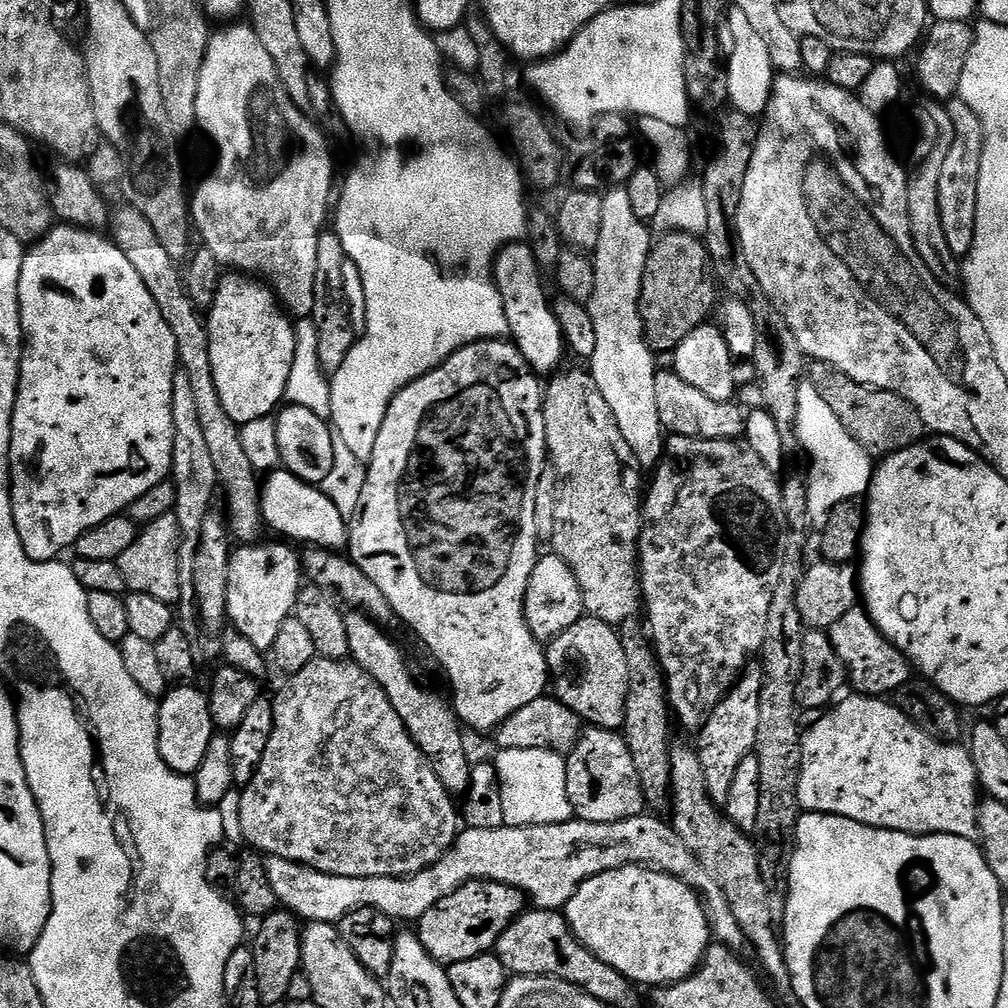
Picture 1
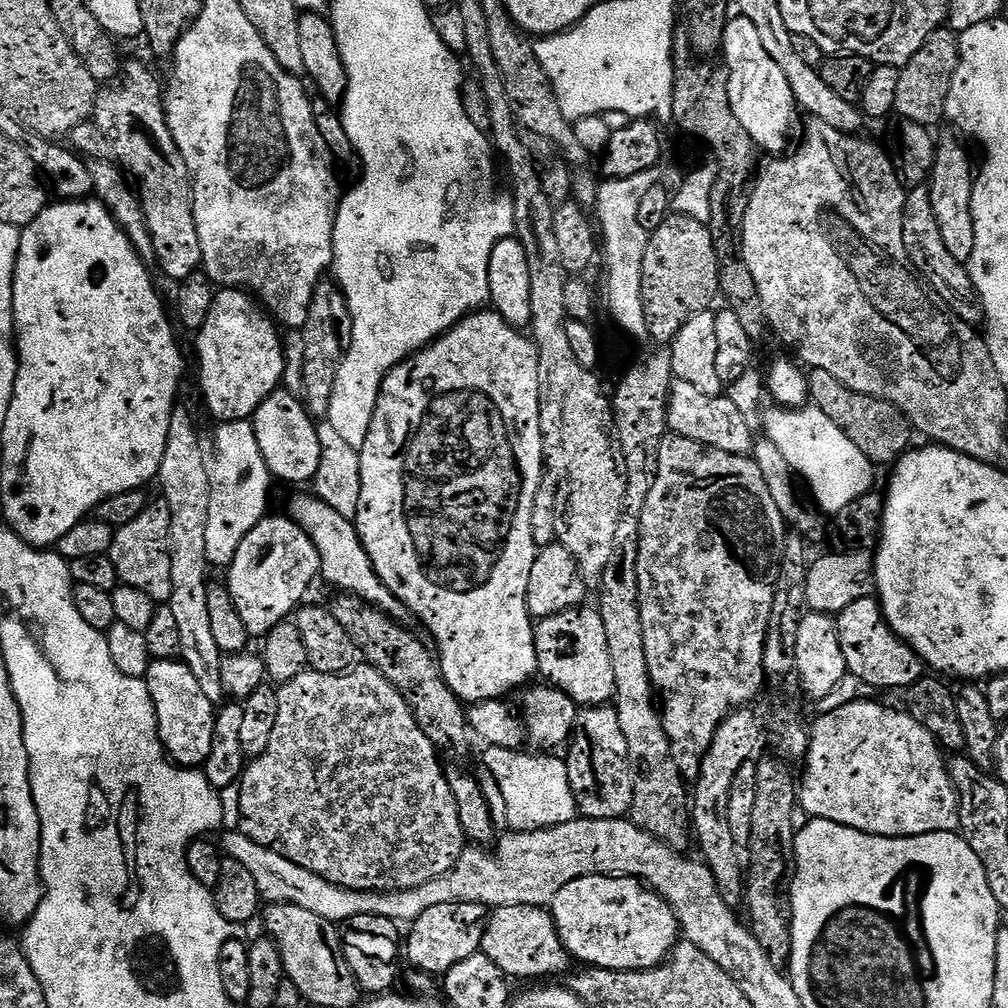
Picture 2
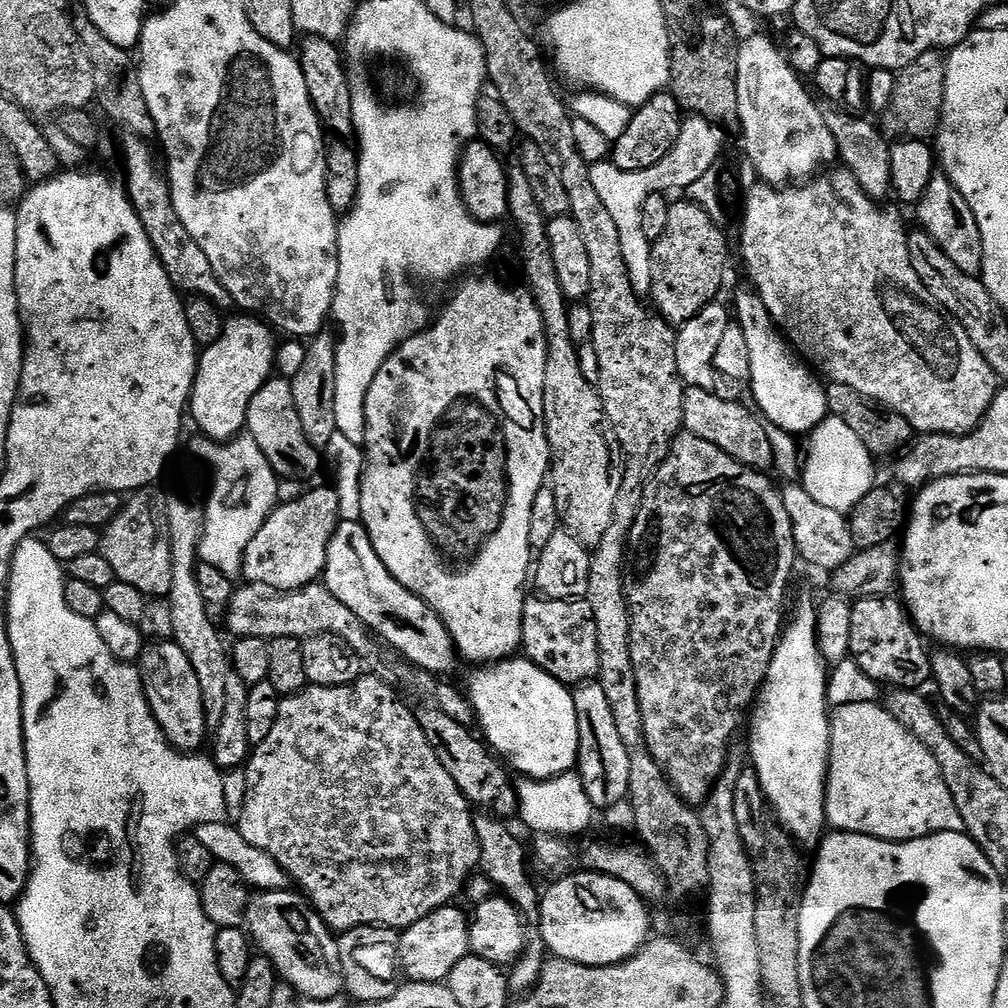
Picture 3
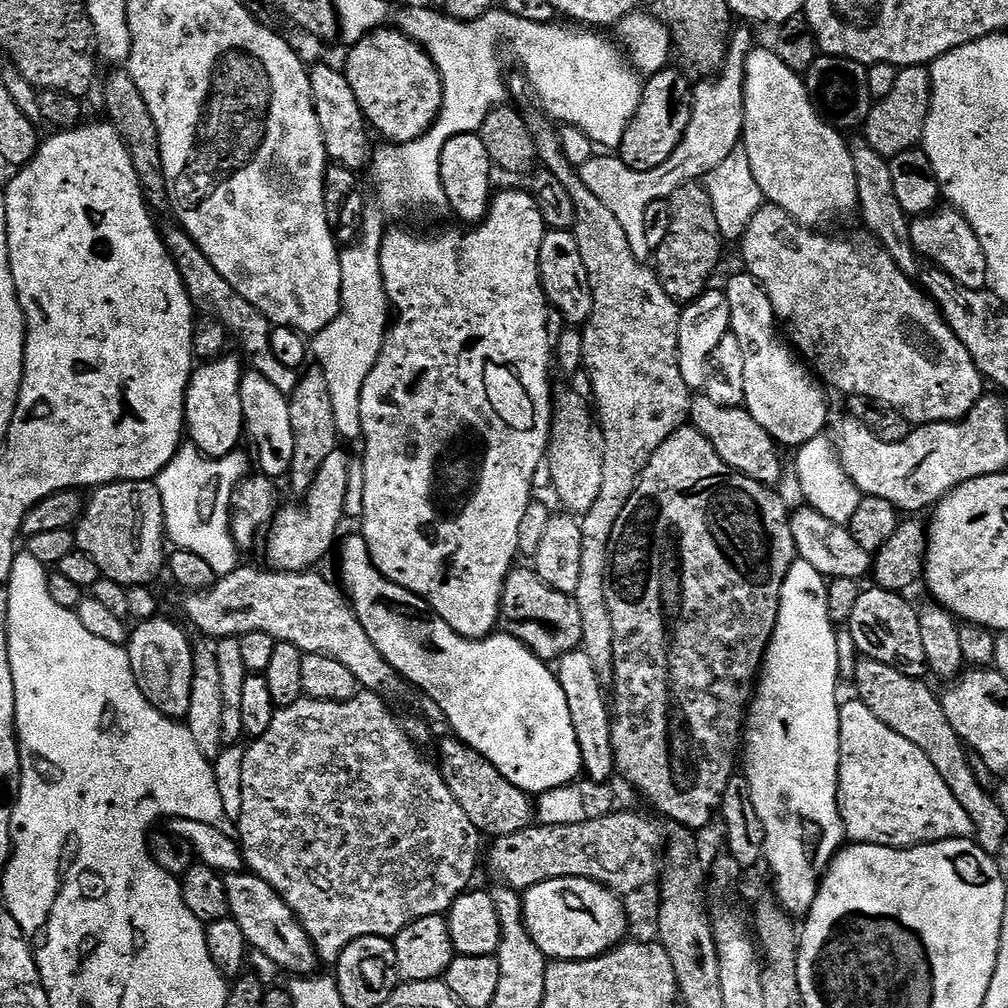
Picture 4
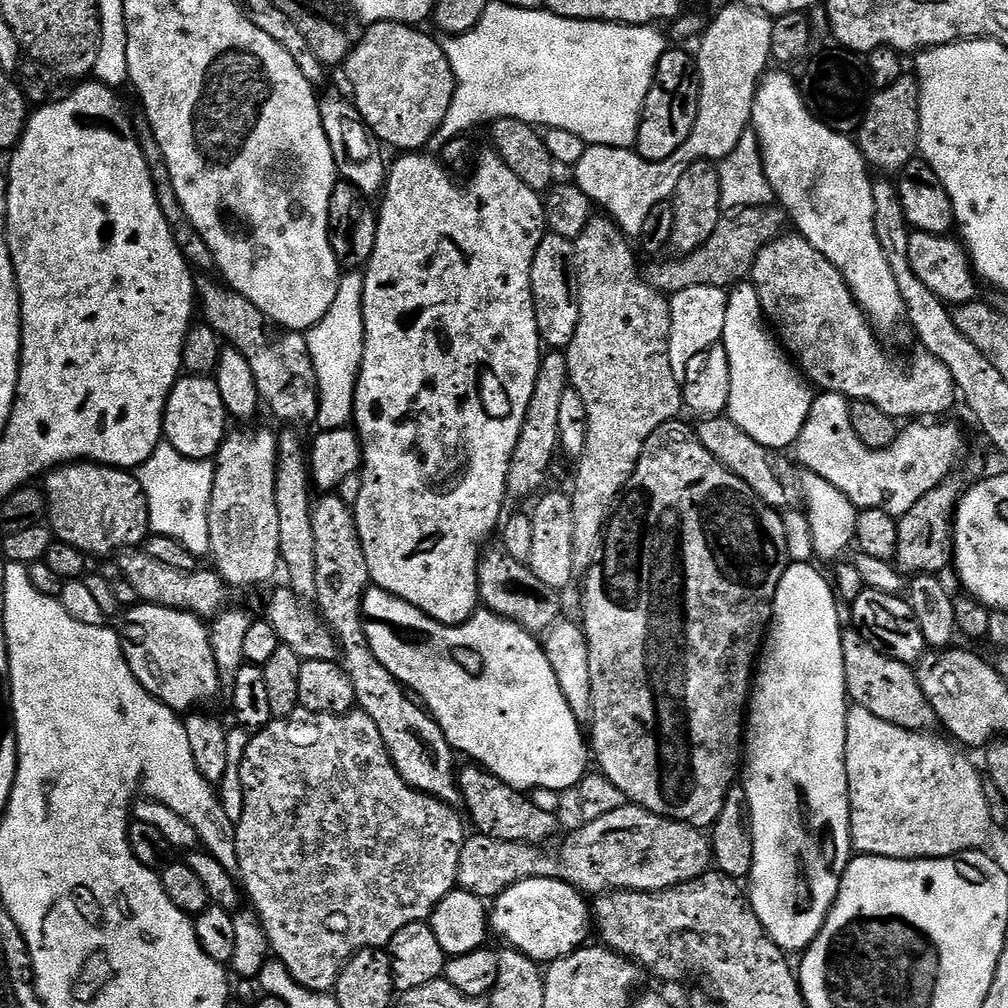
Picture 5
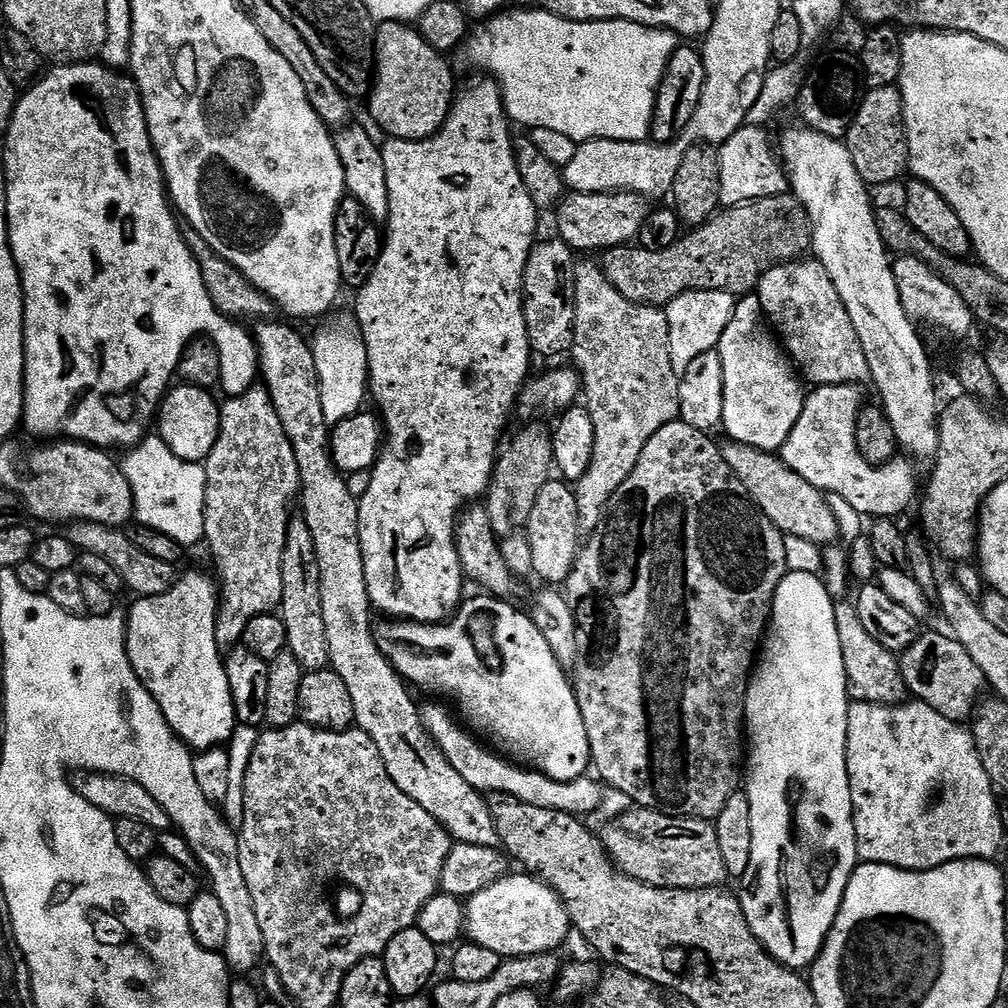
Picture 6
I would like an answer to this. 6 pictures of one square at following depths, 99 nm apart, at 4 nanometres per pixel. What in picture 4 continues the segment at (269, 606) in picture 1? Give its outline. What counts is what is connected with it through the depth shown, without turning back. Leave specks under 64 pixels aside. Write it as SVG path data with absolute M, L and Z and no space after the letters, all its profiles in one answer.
M333 450L328 453L320 462L319 468L316 470L316 476L312 479L312 484L308 487L304 508L284 508L281 507L277 511L271 525L268 536L268 564L269 569L277 572L306 572L317 567L316 563L327 554L333 551L334 545L337 543L338 535L336 531L340 528L340 519L345 519L344 499L346 498L348 467L350 465L350 457L340 452L341 450Z

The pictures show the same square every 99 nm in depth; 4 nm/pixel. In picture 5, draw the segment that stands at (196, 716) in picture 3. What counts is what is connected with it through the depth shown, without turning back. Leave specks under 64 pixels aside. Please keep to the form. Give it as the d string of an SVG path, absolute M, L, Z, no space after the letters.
M143 602L129 607L123 613L124 628L119 629L120 645L126 662L138 678L138 682L155 700L163 702L167 708L178 714L188 714L195 704L204 704L221 695L218 666L214 662L214 650L210 646L210 628L201 617L193 612L183 612L177 608L154 606Z

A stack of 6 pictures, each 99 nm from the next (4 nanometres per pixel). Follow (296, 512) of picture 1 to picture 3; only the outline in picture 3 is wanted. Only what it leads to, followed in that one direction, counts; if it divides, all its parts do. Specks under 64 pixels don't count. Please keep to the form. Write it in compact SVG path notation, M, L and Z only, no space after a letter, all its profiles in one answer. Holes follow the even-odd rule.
M273 378L267 380L254 394L254 398L248 407L248 423L246 432L254 438L265 455L266 462L276 472L277 477L304 476L312 472L322 463L322 456L308 441L308 435L304 433L304 427L300 422L300 415L294 402L291 379ZM360 520L337 523L336 533L330 538L322 583L342 606L350 606L369 632L397 648L407 663L426 673L443 674L455 670L458 653L446 626L426 601L406 590L406 586L399 584L390 570L386 570Z

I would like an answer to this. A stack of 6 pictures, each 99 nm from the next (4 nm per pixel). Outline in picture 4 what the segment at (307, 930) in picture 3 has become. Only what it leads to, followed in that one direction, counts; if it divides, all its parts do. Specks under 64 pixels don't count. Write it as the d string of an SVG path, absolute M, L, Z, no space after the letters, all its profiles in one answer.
M249 872L225 873L223 879L229 917L238 922L249 947L268 956L285 973L288 971L298 978L311 977L317 966L320 966L316 947L302 927L299 917L286 906L277 892L267 882Z

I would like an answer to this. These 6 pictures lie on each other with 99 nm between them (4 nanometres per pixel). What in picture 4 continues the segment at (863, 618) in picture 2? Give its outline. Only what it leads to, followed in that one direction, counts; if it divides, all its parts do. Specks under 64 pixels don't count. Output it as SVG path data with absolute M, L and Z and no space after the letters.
M875 586L861 591L854 614L848 619L846 627L853 635L853 644L861 657L874 662L886 662L910 678L924 678L929 675L925 647L921 641L919 614L915 607L904 601L898 592L888 592Z

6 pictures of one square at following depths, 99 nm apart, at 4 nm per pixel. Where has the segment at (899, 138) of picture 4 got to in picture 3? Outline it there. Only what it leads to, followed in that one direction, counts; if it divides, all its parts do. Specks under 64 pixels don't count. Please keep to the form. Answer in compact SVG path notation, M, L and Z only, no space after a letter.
M933 50L914 58L910 66L899 69L894 82L894 98L887 112L883 113L883 127L889 133L897 132L897 137L920 142L931 137L940 126L940 111L944 108L946 90L946 60L939 51Z

